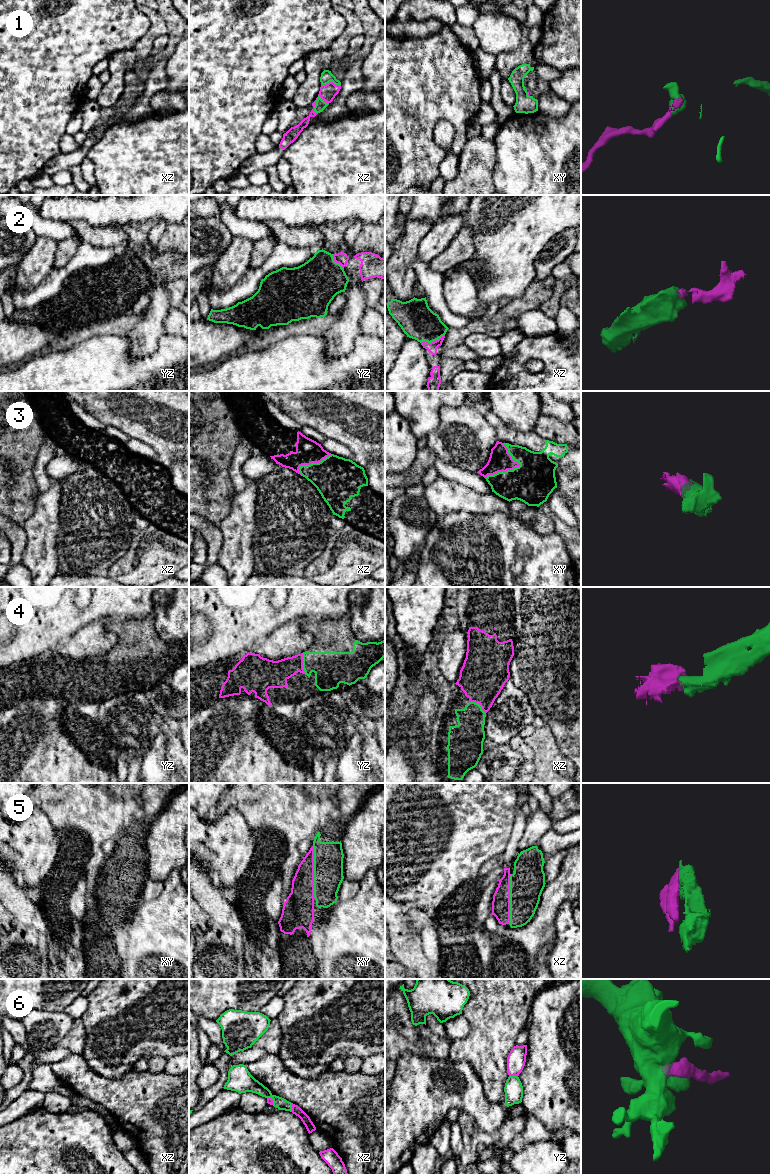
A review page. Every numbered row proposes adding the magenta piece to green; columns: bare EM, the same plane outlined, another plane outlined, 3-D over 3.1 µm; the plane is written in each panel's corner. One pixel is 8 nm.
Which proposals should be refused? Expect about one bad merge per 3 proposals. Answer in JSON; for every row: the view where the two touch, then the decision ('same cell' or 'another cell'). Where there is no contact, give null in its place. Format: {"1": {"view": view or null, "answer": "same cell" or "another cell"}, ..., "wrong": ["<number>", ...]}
{"1": {"view": "xz", "answer": "same cell"}, "2": {"view": "xz", "answer": "same cell"}, "3": {"view": "xy", "answer": "same cell"}, "4": {"view": "yz", "answer": "same cell"}, "5": {"view": "xy", "answer": "same cell"}, "6": {"view": "xz", "answer": "another cell"}, "wrong": ["6"]}

